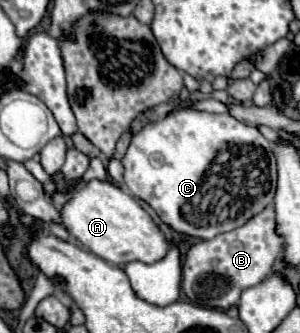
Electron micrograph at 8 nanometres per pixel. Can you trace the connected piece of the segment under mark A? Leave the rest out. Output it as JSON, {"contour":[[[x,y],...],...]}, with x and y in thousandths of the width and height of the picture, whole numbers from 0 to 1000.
{"contour":[[[307,538],[287,556],[273,556],[267,544],[227,550],[220,574],[233,580],[233,598],[200,628],[207,676],[313,766],[380,796],[420,796],[433,784],[513,790],[553,766],[567,742],[560,724],[513,676],[507,652],[427,574],[407,574],[373,544],[333,538]]]}

